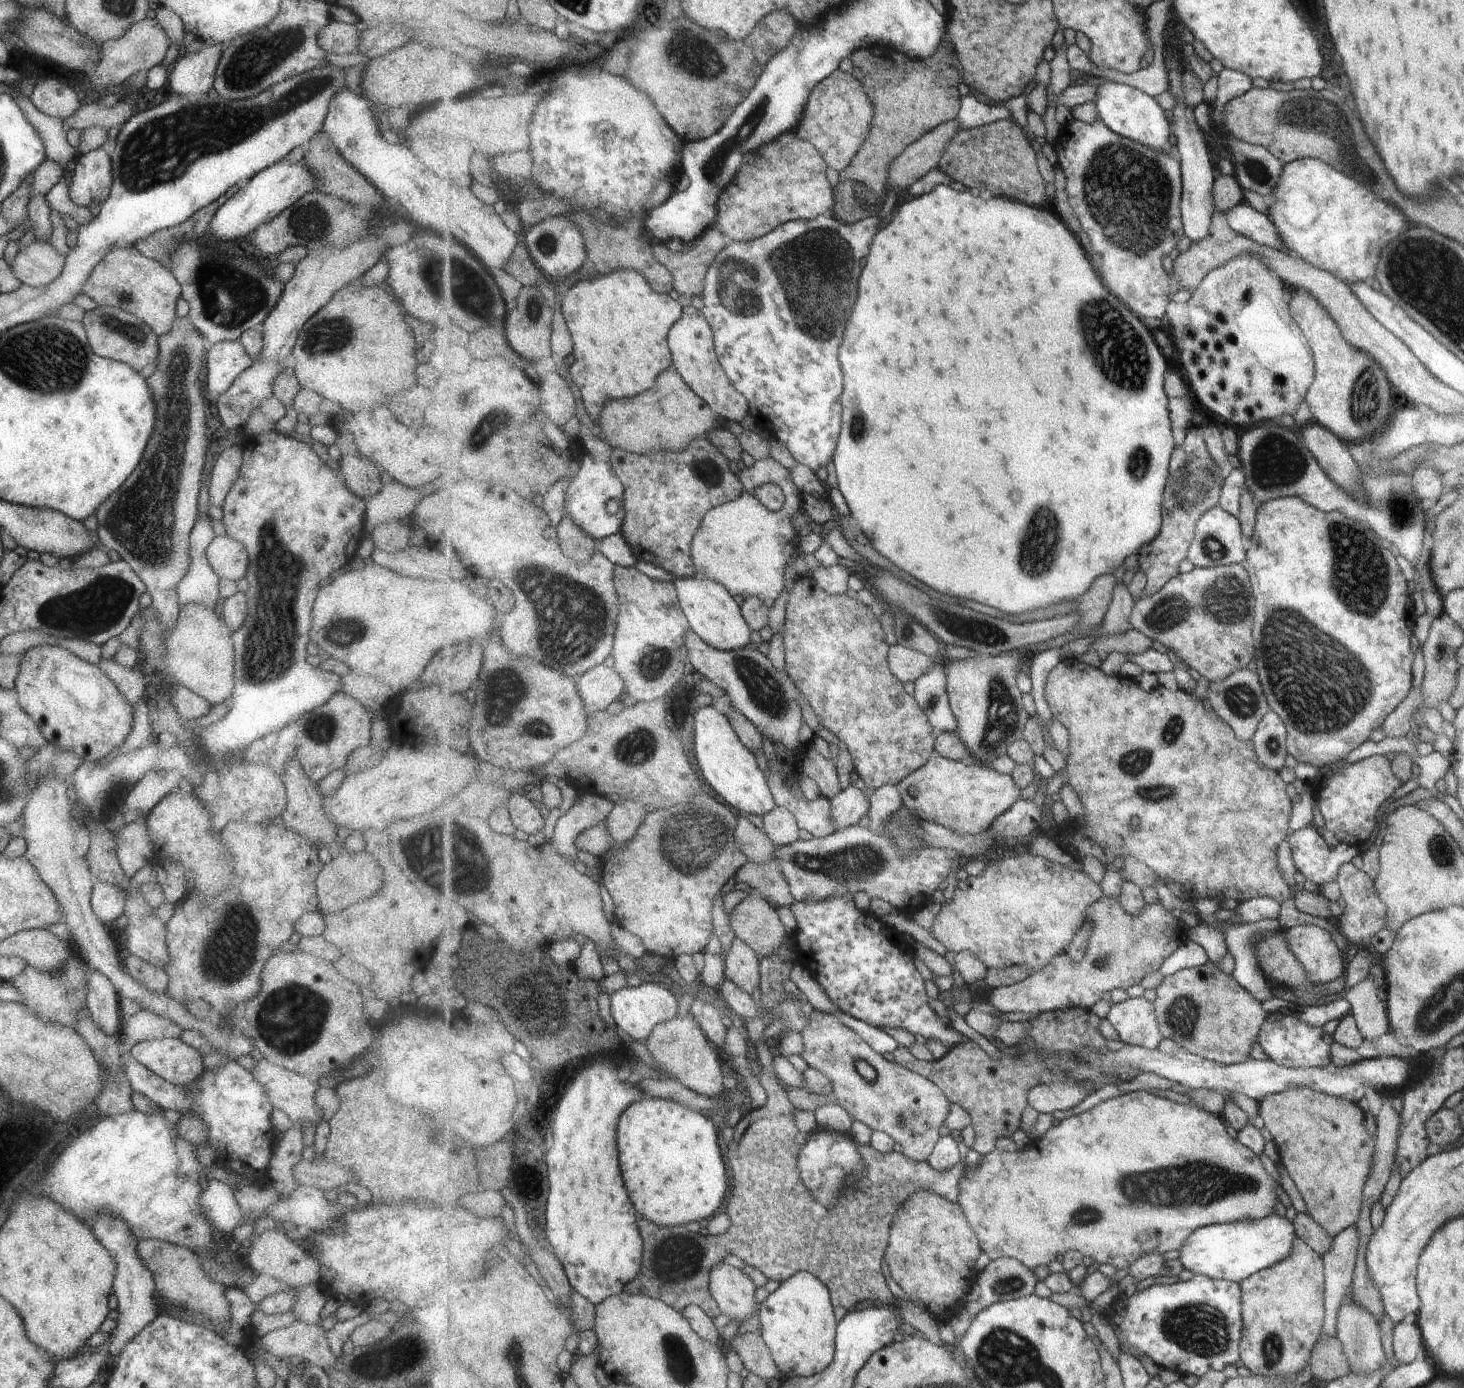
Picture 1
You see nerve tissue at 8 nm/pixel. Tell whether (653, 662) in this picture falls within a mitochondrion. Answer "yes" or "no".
yes

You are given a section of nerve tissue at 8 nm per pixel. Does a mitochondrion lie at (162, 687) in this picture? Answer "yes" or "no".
no

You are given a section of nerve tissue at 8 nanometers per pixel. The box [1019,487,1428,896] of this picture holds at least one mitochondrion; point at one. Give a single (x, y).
(1342, 688)

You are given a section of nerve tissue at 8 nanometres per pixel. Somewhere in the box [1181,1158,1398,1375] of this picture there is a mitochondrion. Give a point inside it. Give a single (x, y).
(1273, 1347)

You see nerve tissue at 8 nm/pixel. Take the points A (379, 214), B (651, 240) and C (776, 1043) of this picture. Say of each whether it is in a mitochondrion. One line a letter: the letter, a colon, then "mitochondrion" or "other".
A: other
B: other
C: other

